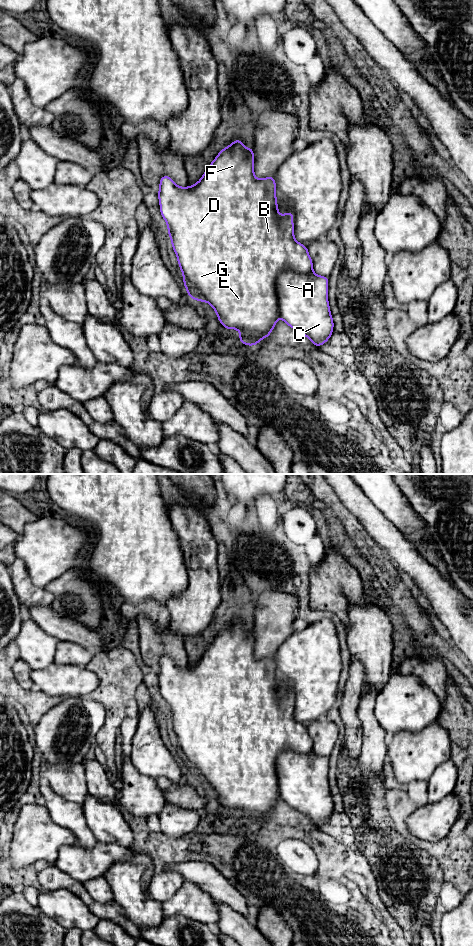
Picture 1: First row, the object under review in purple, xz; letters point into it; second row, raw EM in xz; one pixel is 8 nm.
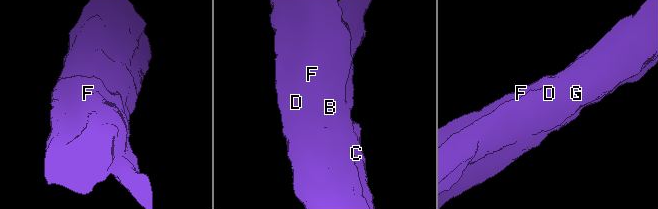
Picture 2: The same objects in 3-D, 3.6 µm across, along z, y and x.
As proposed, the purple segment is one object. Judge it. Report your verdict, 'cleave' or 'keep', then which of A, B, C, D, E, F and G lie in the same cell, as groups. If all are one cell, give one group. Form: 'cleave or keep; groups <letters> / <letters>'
keep; groups A B C D E F G

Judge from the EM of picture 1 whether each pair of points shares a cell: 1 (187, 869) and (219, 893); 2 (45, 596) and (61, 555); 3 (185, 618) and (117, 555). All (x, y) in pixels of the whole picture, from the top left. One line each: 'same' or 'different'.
1: same
2: different
3: different

